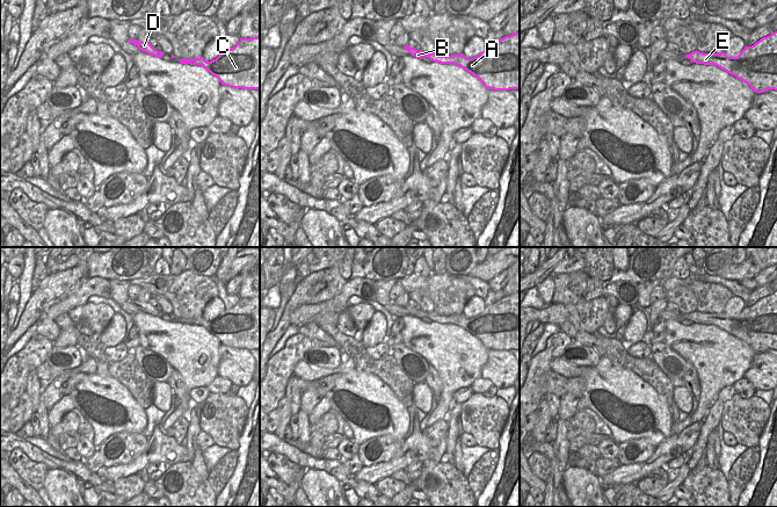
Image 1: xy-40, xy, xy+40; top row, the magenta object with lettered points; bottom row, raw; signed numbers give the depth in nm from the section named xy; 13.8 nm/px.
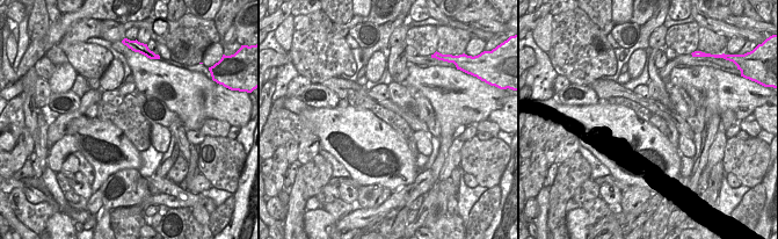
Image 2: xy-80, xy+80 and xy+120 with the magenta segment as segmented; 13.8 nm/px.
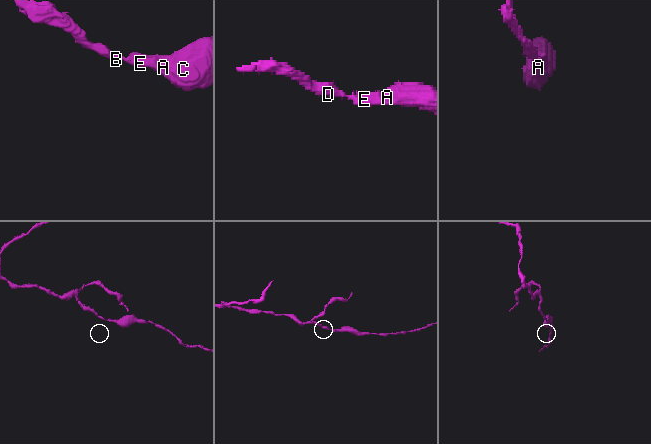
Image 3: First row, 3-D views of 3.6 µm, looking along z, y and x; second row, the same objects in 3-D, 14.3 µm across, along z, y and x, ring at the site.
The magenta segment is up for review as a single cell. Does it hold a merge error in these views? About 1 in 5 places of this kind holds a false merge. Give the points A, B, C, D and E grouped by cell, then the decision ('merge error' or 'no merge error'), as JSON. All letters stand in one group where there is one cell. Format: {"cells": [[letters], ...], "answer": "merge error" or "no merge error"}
{"cells": [["A", "B", "C", "D", "E"]], "answer": "no merge error"}

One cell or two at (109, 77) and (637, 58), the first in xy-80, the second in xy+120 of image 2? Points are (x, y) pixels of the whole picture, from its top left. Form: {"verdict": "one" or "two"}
{"verdict": "one"}

